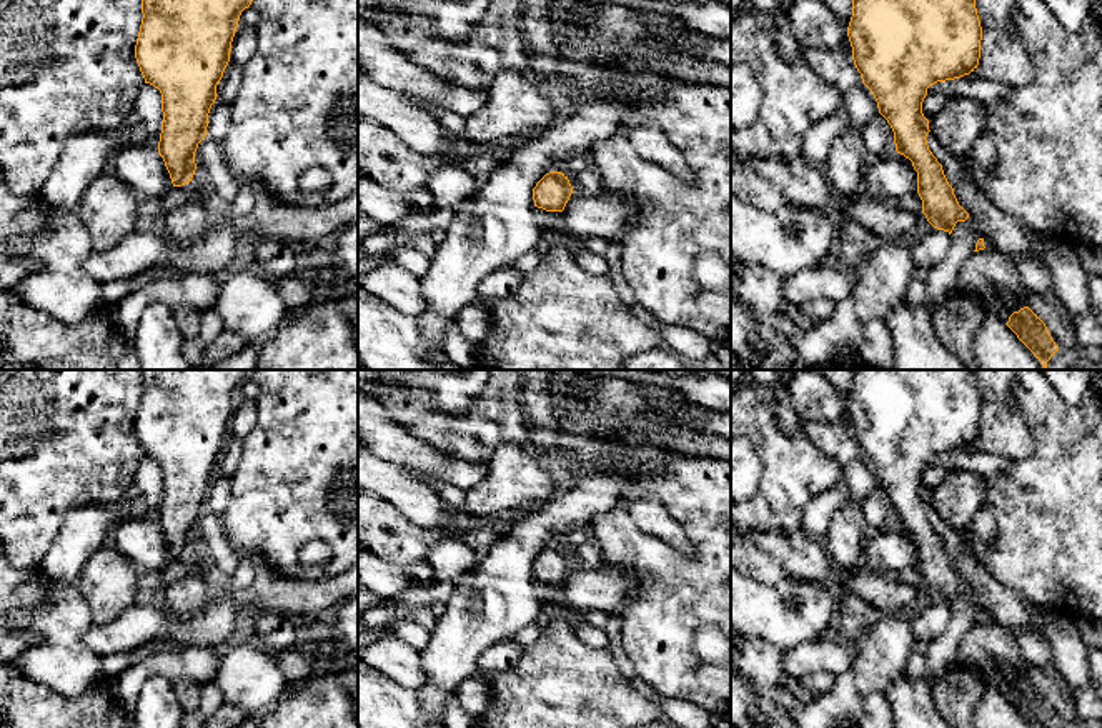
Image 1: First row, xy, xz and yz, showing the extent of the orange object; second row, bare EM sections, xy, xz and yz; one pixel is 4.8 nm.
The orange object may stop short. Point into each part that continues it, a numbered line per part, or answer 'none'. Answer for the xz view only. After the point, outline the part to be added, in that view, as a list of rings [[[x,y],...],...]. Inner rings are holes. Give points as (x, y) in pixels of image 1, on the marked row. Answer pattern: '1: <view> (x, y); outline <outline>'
none

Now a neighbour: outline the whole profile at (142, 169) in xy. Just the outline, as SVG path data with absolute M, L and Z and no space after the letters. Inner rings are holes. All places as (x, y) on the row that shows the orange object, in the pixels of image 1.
M150 145L123 148L112 173L127 183L143 203L153 203L173 188L158 148Z

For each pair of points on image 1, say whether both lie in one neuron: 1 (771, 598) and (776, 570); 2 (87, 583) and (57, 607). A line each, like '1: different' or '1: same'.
1: different
2: different

